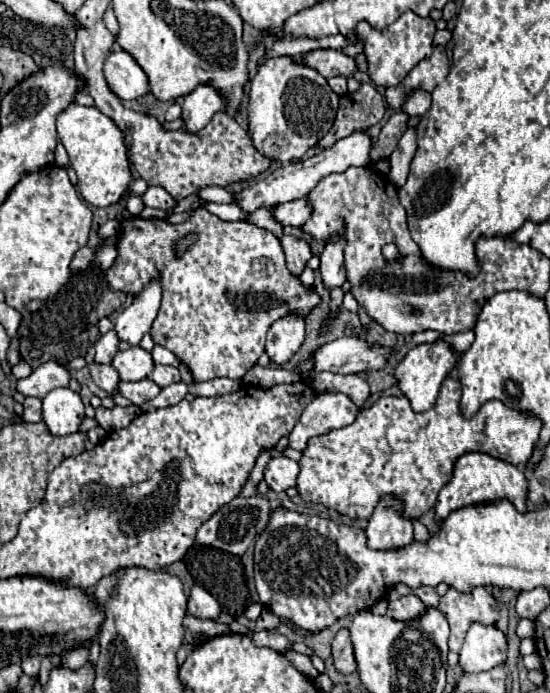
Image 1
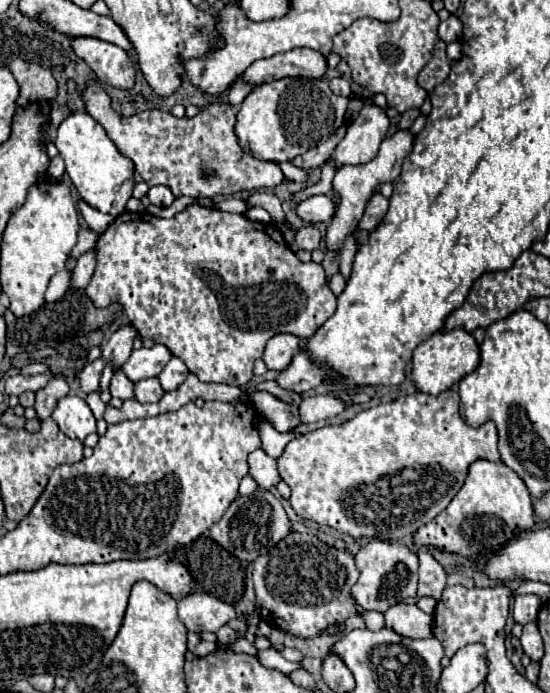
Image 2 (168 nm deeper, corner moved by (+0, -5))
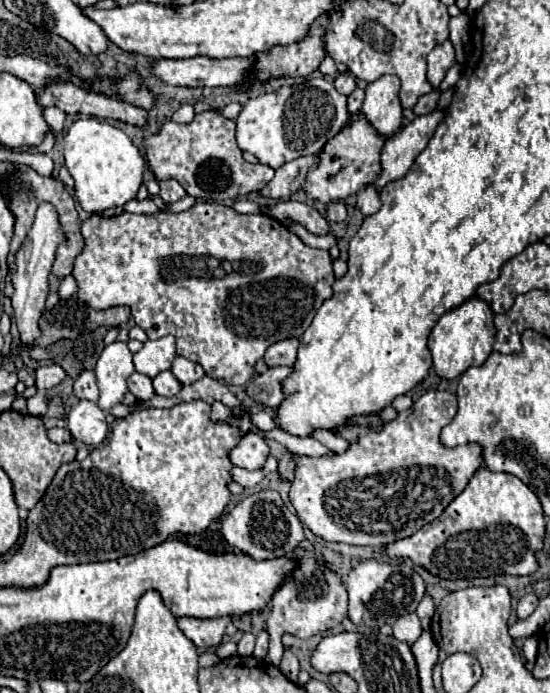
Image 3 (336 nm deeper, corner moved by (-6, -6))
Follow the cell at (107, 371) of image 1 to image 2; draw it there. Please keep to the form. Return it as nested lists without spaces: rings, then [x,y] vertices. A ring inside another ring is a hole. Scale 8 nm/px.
[[[115,371],[113,379],[111,379],[111,387],[109,387],[113,397],[119,397],[121,401],[131,399],[133,397],[133,383],[125,377],[123,371]]]

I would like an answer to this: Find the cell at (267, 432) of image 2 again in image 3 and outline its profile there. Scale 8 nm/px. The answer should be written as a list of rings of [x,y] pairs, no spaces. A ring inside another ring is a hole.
[[[259,410],[257,414],[251,416],[251,422],[261,430],[261,432],[269,432],[275,428],[275,422],[273,422],[273,414],[269,410]]]

